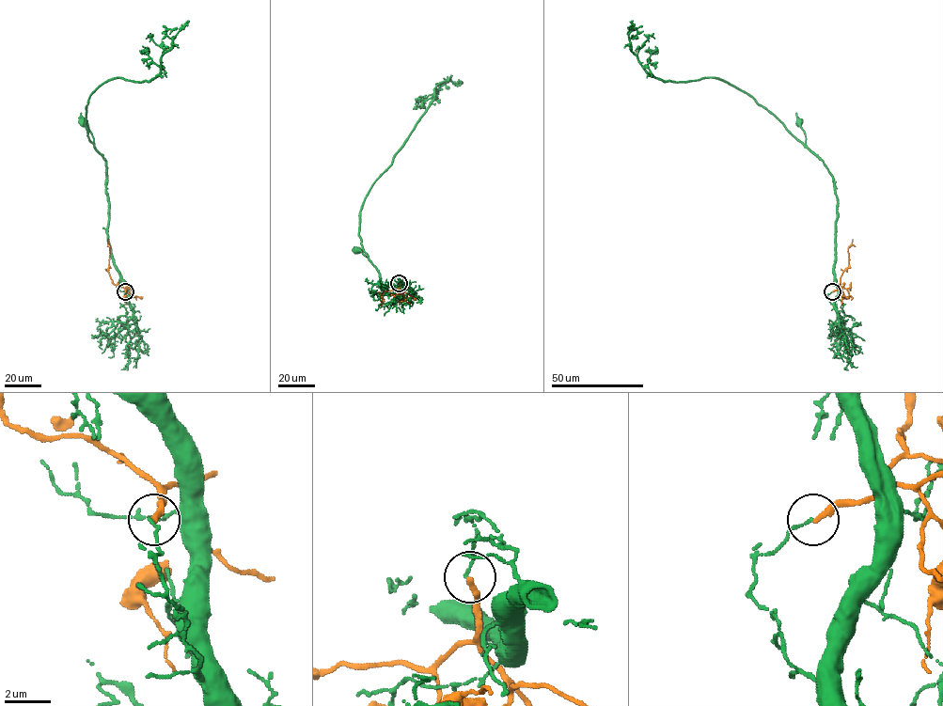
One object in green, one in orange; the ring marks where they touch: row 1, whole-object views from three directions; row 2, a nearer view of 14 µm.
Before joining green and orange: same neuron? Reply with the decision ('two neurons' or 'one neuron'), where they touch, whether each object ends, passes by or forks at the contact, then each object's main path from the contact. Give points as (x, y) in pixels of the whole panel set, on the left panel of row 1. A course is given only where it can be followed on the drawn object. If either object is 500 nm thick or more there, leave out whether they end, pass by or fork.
two neurons; place (125, 291); green ends; orange ends; course green (125, 291), (129, 304), (128, 286), (112, 258), (107, 238), (106, 163), (83, 123); course orange (125, 291), (121, 286), (113, 284), (108, 271), (108, 239)

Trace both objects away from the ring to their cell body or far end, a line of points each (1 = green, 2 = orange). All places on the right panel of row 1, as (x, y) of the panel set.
1: (832, 291), (827, 297), (832, 304), (838, 294), (834, 179), (808, 148), (798, 123)
2: (832, 291), (840, 286), (840, 278), (849, 265), (848, 247), (852, 239)

